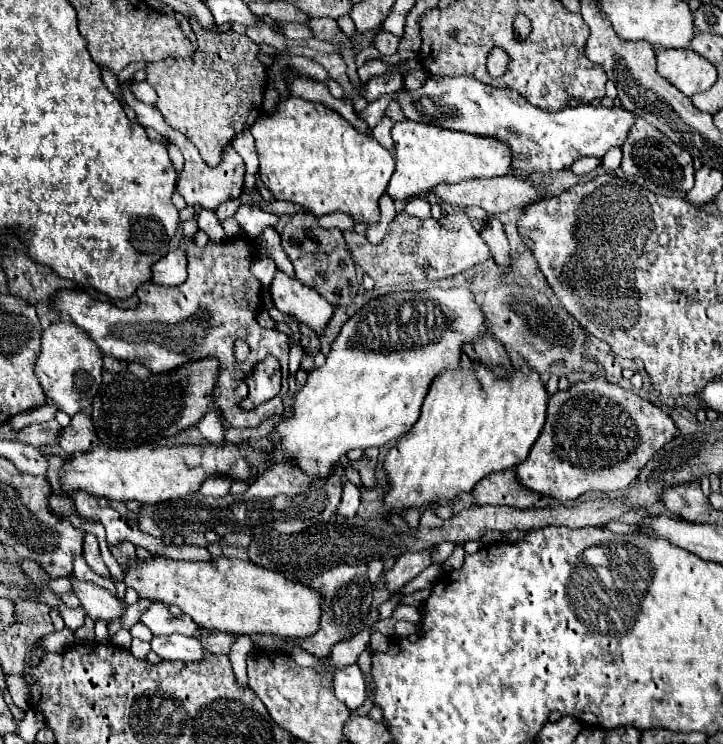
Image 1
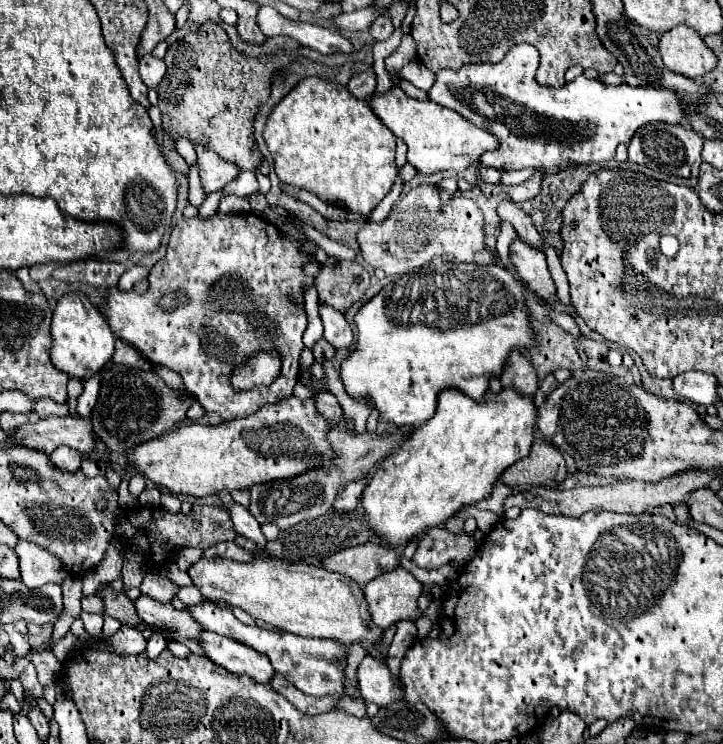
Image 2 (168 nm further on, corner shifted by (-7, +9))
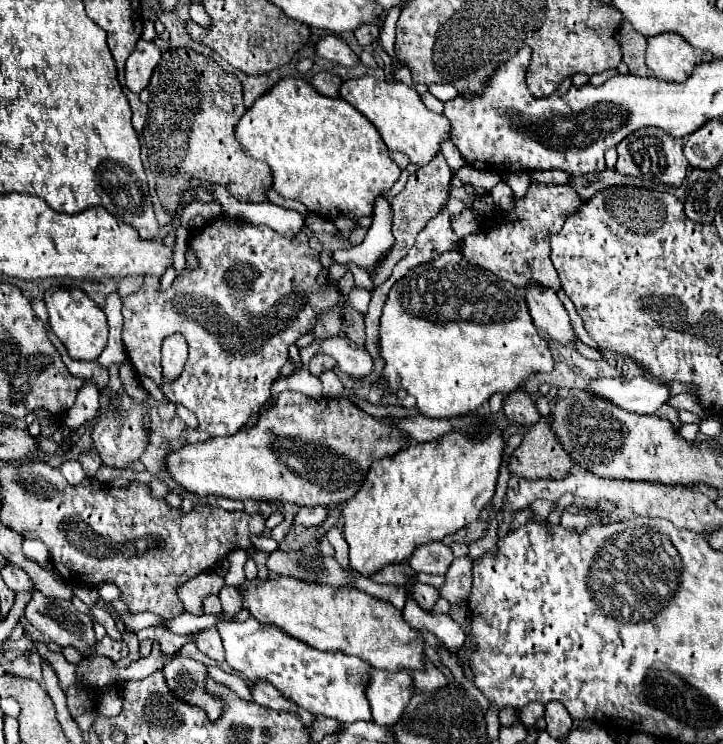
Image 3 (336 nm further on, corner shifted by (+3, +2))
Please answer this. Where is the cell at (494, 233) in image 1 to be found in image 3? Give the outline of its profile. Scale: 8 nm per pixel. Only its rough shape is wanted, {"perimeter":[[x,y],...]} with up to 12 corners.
{"perimeter":[[525,289],[533,325],[559,343],[575,341],[553,289]]}

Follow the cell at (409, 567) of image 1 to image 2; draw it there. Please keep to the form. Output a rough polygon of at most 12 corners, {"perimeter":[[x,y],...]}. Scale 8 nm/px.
{"perimeter":[[445,528],[421,536],[413,562],[441,568],[467,564],[477,542]]}

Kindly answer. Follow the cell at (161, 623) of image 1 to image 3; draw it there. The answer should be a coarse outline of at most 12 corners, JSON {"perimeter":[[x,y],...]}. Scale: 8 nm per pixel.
{"perimeter":[[219,619],[225,661],[309,713],[371,721],[369,665]]}

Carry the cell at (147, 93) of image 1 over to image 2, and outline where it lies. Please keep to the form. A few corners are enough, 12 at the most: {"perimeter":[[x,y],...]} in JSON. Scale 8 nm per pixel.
{"perimeter":[[153,54],[139,58],[139,74],[147,88],[157,88],[165,62]]}

